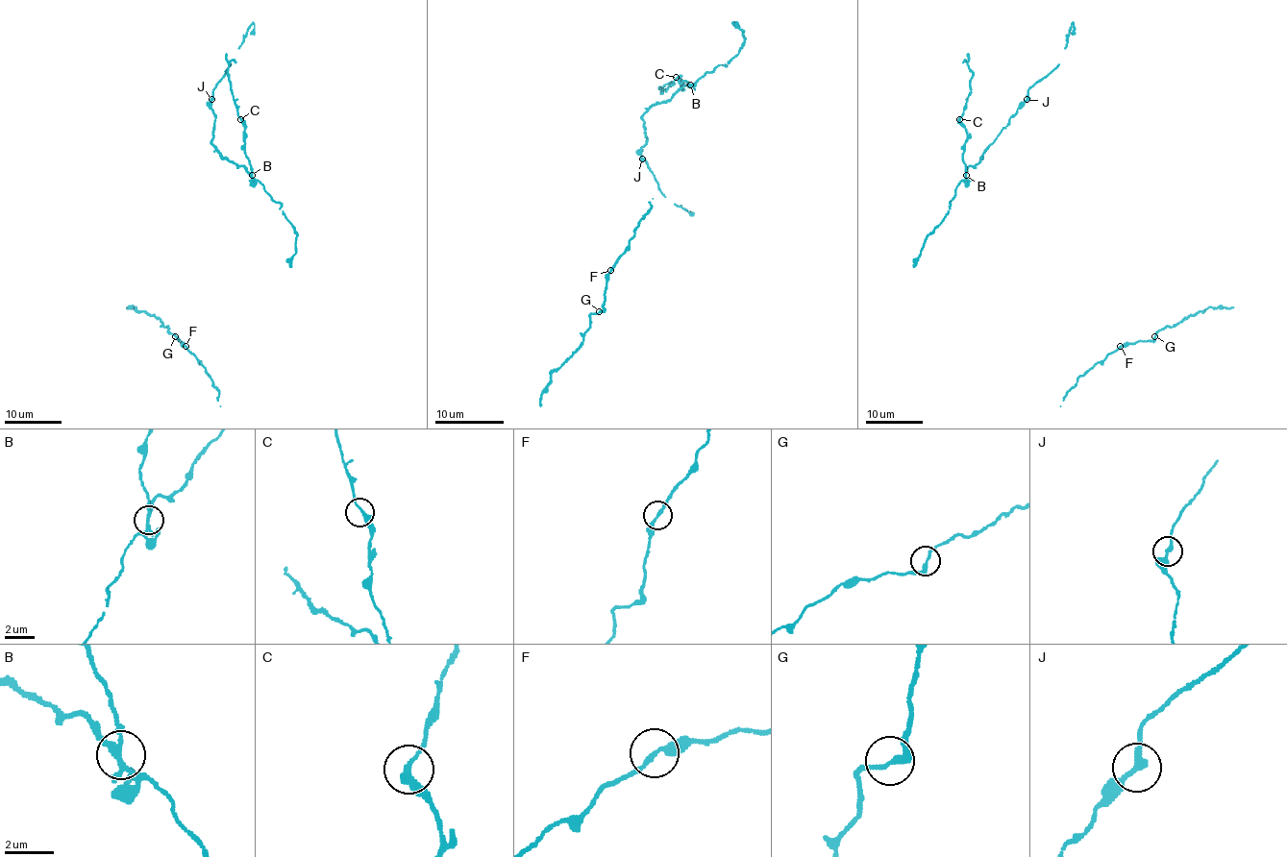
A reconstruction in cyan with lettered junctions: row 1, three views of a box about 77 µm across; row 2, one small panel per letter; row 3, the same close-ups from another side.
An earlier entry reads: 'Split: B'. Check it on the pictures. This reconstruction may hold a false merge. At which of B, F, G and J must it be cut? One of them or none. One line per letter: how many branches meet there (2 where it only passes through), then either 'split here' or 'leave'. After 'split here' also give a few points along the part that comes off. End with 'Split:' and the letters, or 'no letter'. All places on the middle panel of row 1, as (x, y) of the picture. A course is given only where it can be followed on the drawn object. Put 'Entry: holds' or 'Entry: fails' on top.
Entry: holds
B: 4 | split here | (690, 85), (683, 81), (681, 85), (678, 77), (666, 91), (660, 92), (660, 85)
F: 2 | leave
G: 2 | leave
J: 2 | leave
Split: B

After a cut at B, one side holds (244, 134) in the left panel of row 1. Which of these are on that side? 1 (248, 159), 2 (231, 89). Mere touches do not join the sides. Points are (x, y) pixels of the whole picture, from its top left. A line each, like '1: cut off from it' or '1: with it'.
1: with it
2: with it

